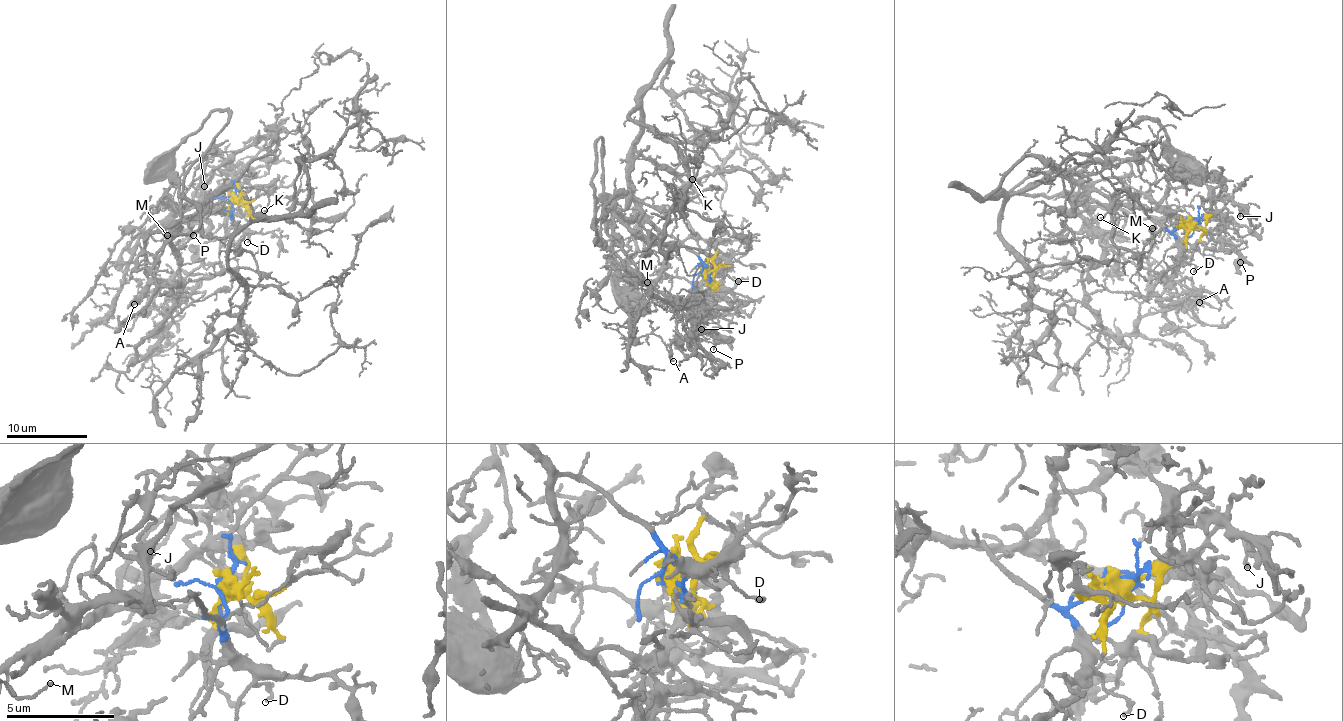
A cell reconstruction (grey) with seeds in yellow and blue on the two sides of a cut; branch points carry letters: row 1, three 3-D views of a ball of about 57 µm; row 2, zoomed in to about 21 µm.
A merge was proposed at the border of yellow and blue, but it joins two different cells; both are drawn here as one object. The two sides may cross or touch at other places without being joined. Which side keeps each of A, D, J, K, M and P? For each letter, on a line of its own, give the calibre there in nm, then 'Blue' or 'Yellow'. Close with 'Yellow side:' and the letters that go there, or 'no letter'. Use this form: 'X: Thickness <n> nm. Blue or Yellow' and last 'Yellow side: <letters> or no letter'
A: Thickness 150 nm. Blue
D: Thickness 150 nm. Blue
J: Thickness 150 nm. Yellow
K: Thickness 130 nm. Blue
M: Thickness 100 nm. Blue
P: Thickness 140 nm. Yellow
Yellow side: J, P

